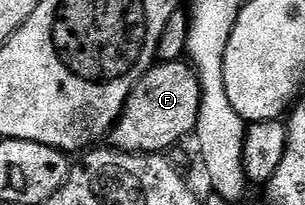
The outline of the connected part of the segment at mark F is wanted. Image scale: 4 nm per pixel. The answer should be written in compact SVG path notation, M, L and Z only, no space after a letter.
M183 59L165 64L156 62L134 86L110 133L111 147L117 152L164 154L196 131L198 81L196 70Z

